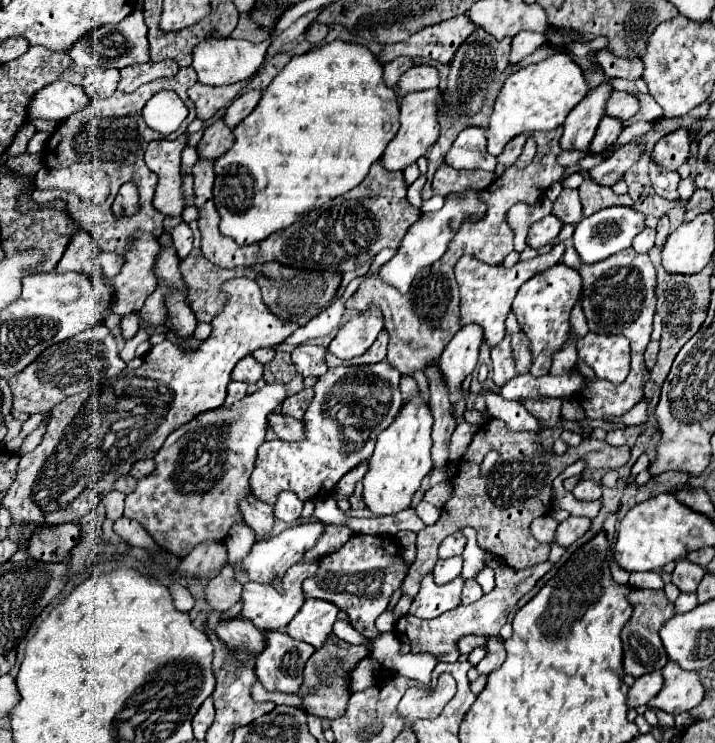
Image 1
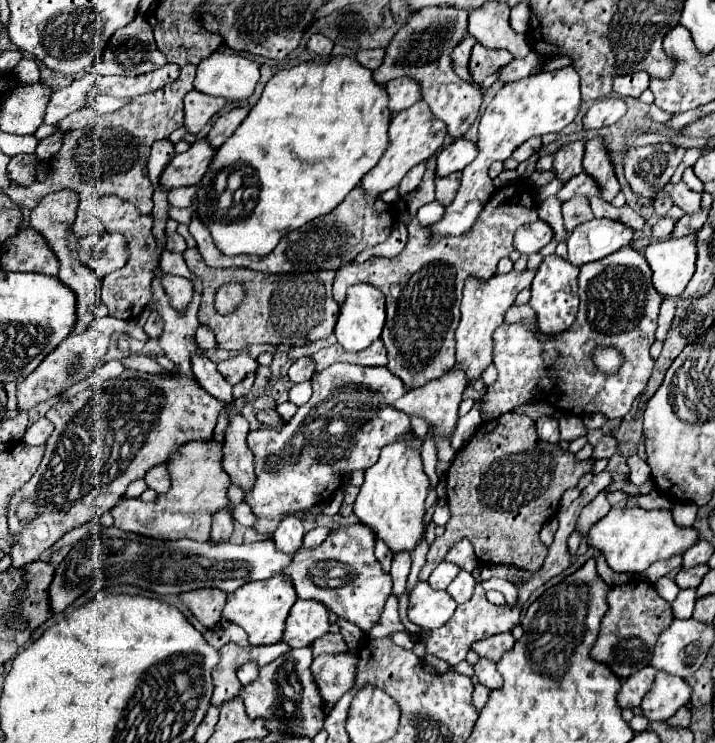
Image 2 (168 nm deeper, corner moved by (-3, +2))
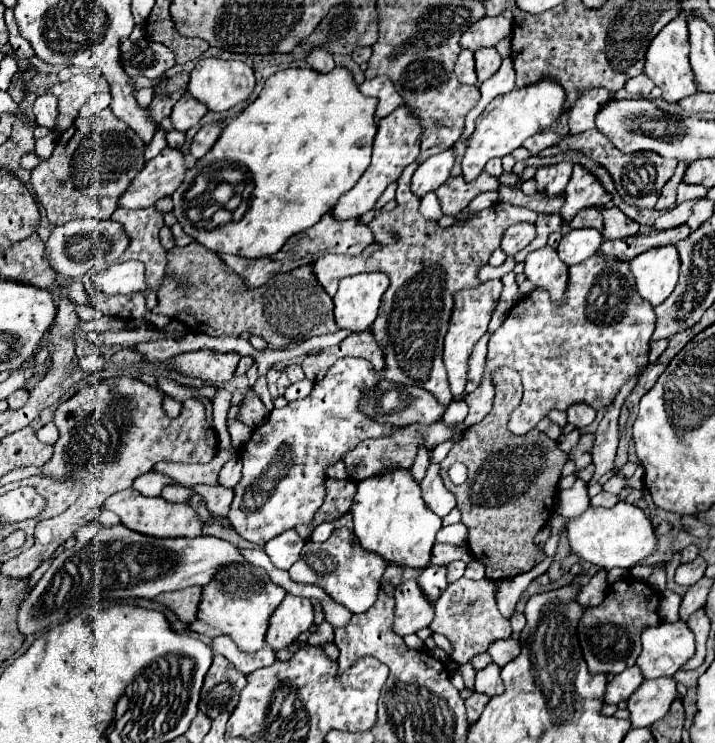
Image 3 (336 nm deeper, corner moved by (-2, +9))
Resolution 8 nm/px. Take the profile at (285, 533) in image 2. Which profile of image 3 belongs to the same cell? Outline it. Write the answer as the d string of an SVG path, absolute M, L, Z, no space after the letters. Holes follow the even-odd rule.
M286 529L284 533L268 541L264 545L264 551L268 553L272 565L280 569L290 569L290 565L298 561L302 547L304 547L304 539L296 533L296 529Z

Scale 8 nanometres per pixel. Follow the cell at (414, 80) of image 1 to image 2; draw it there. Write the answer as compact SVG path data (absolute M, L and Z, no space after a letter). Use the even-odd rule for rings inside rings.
M395 78L385 84L387 96L389 96L389 110L393 114L413 106L421 98L421 88L411 78Z

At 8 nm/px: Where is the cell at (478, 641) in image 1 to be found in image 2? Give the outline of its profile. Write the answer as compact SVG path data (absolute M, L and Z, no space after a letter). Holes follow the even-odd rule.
M509 632L505 634L495 634L495 636L489 636L481 642L475 642L473 644L473 650L481 656L481 658L487 658L487 660L501 660L503 652L509 652L513 648L515 640Z

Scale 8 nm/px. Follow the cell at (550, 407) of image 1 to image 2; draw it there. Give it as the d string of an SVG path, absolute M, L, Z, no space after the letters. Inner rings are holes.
M543 416L539 422L537 422L537 434L541 440L547 440L547 442L559 442L559 424L555 418L547 418Z

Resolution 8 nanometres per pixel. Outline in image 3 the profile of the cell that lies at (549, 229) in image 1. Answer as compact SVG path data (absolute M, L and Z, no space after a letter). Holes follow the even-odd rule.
M516 223L506 229L500 247L506 255L516 255L528 243L532 243L534 237L536 237L536 227L532 223Z

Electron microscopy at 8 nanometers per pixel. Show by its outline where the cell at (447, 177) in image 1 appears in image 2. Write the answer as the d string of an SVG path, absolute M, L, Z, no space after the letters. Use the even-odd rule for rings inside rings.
M459 172L451 174L449 178L435 178L435 194L443 206L451 204L457 190L459 190Z

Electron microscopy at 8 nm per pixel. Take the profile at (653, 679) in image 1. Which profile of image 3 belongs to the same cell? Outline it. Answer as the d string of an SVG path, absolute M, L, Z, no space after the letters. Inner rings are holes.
M638 665L626 669L624 673L620 675L614 675L608 683L608 689L606 689L606 695L604 695L604 701L606 703L620 703L620 701L626 701L644 681L644 675L640 671Z

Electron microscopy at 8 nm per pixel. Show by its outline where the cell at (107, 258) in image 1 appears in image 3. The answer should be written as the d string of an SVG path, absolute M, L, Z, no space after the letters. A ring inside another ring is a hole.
M76 219L52 229L52 235L46 243L46 257L58 275L80 279L92 269L110 267L130 245L126 231L120 223L106 219Z

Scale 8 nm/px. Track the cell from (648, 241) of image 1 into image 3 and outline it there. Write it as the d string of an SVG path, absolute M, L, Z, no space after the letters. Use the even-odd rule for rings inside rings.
M684 201L672 209L666 209L660 213L660 217L656 219L654 223L654 229L658 231L664 231L664 229L672 229L672 227L678 227L682 223L686 223L686 219L690 217L690 201Z

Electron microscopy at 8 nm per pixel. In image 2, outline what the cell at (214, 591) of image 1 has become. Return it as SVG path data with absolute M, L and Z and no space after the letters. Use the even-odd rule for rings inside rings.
M201 588L193 592L183 592L179 600L193 612L193 616L205 626L215 628L221 620L221 608L225 604L227 594L217 588Z

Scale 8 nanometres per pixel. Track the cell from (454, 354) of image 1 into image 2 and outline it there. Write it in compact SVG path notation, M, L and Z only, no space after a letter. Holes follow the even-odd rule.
M457 368L449 370L443 378L439 380L433 380L433 382L427 382L423 388L415 388L415 390L407 390L405 396L401 396L399 400L395 400L395 408L399 408L401 412L405 412L407 416L419 416L423 418L431 432L433 432L433 442L435 442L435 448L437 448L437 466L435 466L435 472L437 476L441 478L447 468L451 466L451 460L455 456L455 450L449 446L449 438L451 438L451 430L455 428L457 424L457 410L459 410L459 404L461 404L461 394L467 386L467 380L465 380L465 374Z

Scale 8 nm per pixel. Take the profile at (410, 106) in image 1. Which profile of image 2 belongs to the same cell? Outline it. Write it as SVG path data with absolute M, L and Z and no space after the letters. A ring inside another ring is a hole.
M419 100L411 108L395 114L391 118L391 126L389 126L389 146L387 146L385 154L381 156L379 164L363 176L363 180L361 180L363 192L367 196L381 196L389 188L395 188L413 166L425 162L443 146L445 136L447 136L447 126L441 120L433 118L431 110L427 108L427 104L423 100Z

